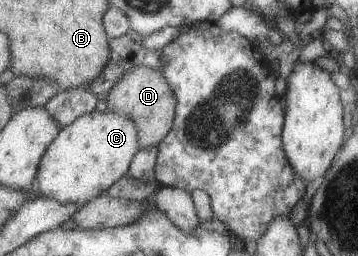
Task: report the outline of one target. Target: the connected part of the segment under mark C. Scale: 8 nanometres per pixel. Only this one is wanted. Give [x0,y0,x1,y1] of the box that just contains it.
[38,109,139,204]

